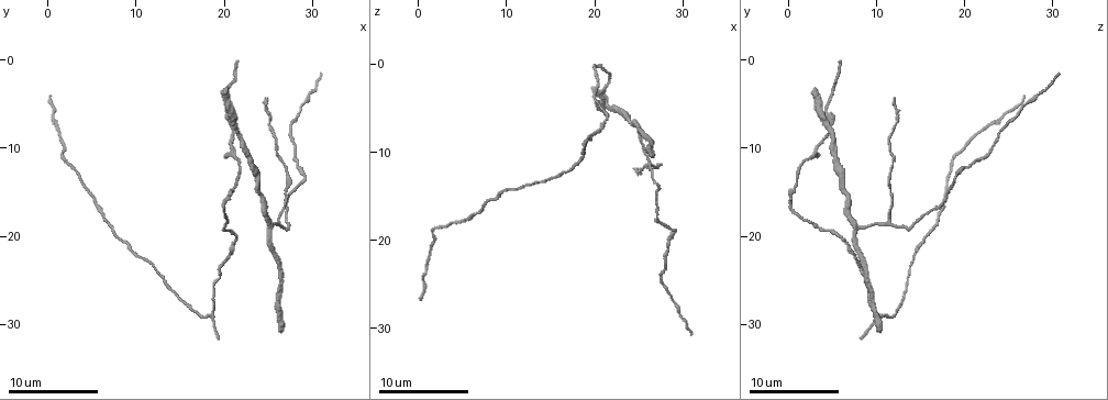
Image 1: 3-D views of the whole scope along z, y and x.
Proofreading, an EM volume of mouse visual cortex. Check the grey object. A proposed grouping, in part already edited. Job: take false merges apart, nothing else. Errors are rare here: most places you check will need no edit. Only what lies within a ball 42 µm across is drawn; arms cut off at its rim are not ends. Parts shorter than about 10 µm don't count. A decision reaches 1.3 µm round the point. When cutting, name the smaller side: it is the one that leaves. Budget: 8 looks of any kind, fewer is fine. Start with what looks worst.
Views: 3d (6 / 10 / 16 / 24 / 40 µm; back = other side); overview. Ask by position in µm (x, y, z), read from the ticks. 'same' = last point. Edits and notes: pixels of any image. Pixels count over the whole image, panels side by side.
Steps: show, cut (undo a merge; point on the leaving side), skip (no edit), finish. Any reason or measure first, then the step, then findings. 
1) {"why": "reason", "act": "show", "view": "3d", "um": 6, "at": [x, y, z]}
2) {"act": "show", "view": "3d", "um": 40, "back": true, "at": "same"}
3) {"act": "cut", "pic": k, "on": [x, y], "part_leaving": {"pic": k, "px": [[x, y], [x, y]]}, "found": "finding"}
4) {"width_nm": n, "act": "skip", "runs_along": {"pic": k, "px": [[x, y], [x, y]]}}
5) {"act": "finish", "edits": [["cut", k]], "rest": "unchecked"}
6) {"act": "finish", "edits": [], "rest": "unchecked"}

{"why": "arms part here", "act": "show", "view": "3d", "um": 16, "at": [26.0, 18.4, 11.4]}

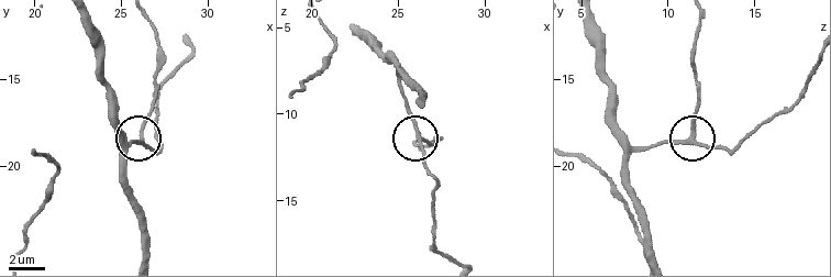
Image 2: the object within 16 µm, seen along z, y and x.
{"act": "show", "view": "3d", "um": 6, "at": [26.2, 18.5, 11.5]}

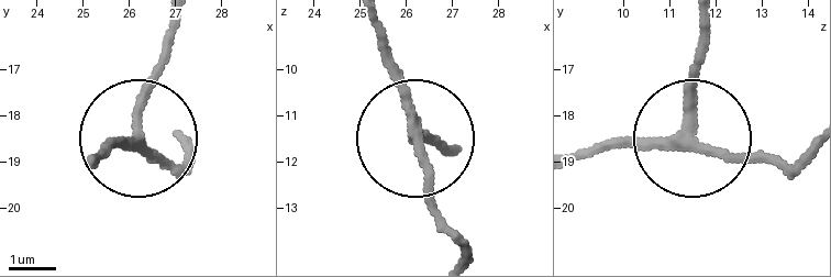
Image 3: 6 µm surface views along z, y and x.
{"width_nm": 210, "act": "skip", "runs_along": {"pic": 3, "px": [[575, 151], [689, 131], [705, 29]]}, "found": "one neuron here"}

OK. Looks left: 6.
{"why": "calibre changes", "act": "show", "view": "3d", "um": 6, "at": [29.2, 14.0, 18.8]}

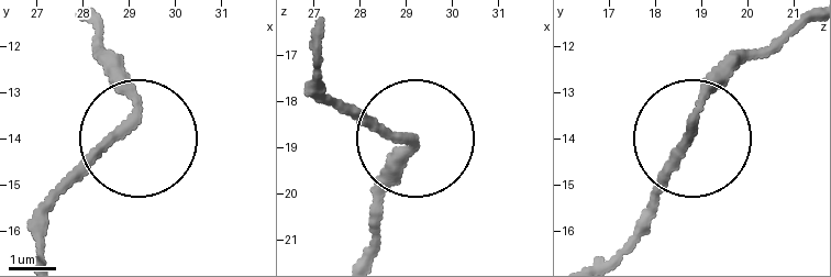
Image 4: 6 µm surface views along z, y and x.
{"width_nm": 190, "act": "skip", "runs_along": {"pic": 4, "px": [[43, 248], [55, 201], [137, 118], [102, 40]]}, "found": "continuous, no second neuron"}

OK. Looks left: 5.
{"why": "a narrow waist", "act": "show", "view": "3d", "um": 10, "at": [23.8, 14.8, 6.4]}

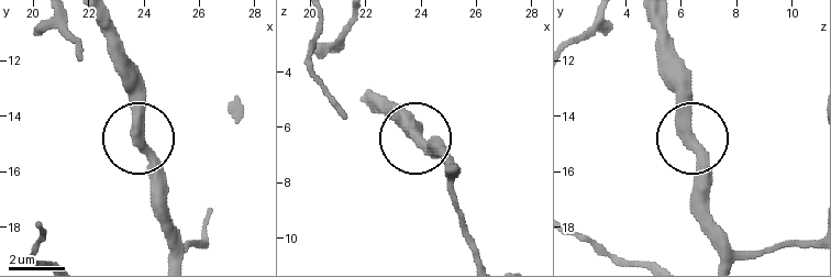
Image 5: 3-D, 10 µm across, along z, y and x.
{"act": "show", "view": "3d", "um": 6, "at": [23.7, 14.9, 6.2]}

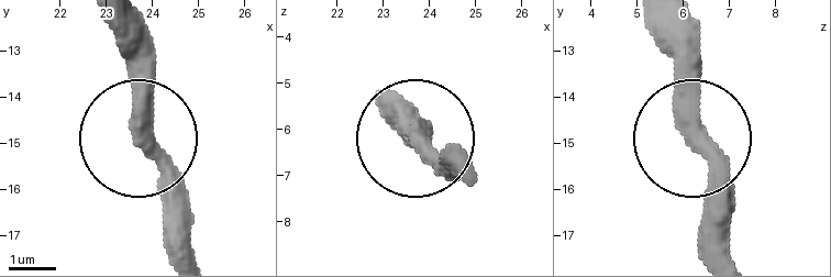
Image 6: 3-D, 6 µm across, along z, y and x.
{"act": "skip", "runs_along": {"pic": 6, "px": [[103, 18], [131, 77], [139, 135], [186, 226]]}, "found": "one neuron here"}

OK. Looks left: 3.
{"why": "sudden change in width", "act": "show", "view": "3d", "um": 16, "at": [21.2, 20.4, 6.4]}

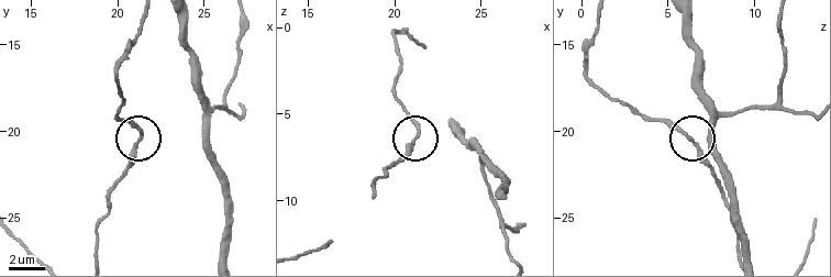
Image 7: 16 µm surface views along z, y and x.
{"act": "skip", "runs_along": {"pic": 7, "px": [[394, 37], [398, 58], [394, 93], [416, 133], [399, 158]]}, "found": "all the same neuron"}

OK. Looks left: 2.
{"act": "finish", "edits": [], "rest": "unchecked"}

